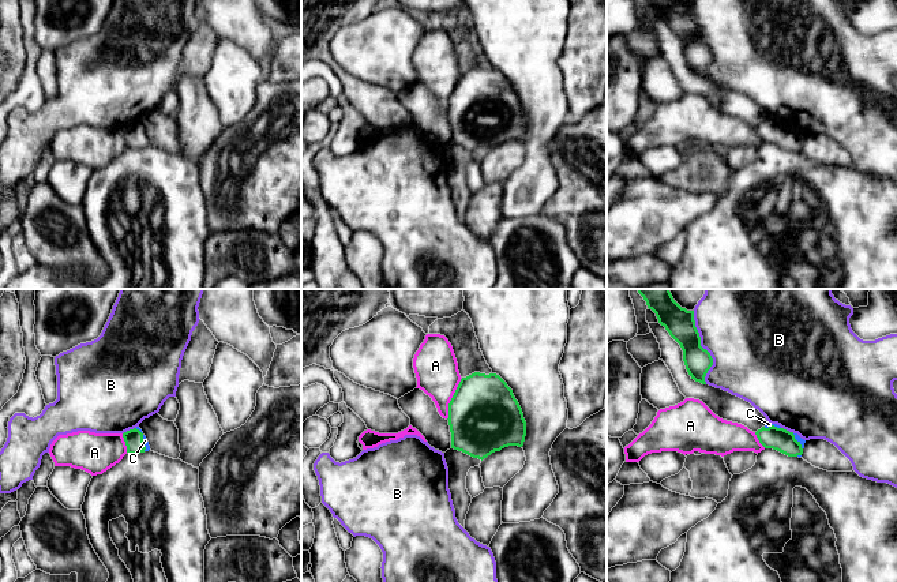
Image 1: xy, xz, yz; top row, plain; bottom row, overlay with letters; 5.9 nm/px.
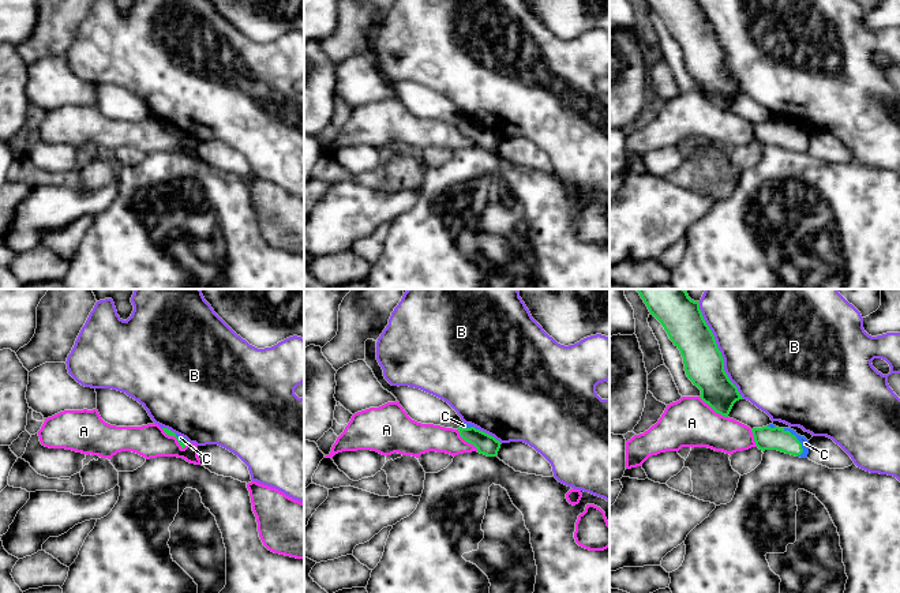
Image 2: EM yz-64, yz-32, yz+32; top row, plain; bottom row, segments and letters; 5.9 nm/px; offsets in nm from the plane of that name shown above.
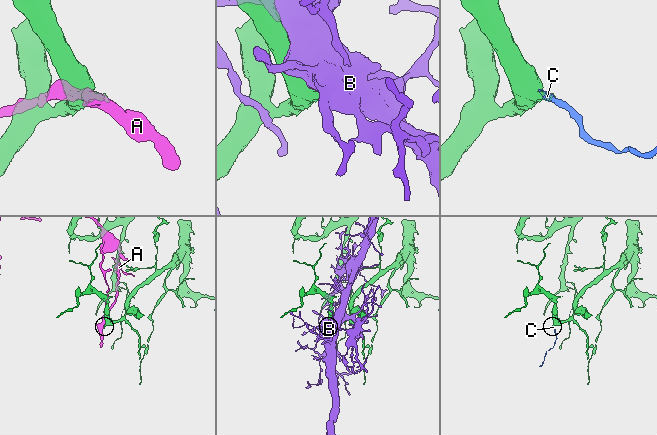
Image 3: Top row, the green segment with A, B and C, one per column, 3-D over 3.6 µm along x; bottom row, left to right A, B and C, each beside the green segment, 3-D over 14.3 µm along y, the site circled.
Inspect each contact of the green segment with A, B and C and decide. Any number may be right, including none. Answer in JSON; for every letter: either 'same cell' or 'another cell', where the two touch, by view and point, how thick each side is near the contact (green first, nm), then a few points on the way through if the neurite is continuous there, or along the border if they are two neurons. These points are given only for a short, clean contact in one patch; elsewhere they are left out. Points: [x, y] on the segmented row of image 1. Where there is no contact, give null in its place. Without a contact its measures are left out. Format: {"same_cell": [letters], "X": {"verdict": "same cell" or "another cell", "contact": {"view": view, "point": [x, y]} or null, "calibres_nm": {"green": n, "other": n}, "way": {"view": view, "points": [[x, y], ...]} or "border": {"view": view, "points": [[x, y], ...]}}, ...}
{"same_cell": ["C"], "A": {"verdict": "another cell", "contact": {"view": "xz", "point": [451, 398]}, "calibres_nm": {"green": 420, "other": 260}}, "B": {"verdict": "another cell", "contact": {"view": "yz", "point": [702, 348]}, "calibres_nm": {"green": 170, "other": 480}}, "C": {"verdict": "same cell", "contact": {"view": "xy", "point": [142, 439]}, "calibres_nm": {"green": 110, "other": 30}, "way": {"view": "xy", "points": [[134, 438], [142, 439], [145, 440]]}}}

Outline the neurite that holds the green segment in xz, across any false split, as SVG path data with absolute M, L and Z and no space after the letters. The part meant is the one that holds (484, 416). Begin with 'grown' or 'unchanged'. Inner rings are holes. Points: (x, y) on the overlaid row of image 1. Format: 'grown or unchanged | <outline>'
unchanged | M496 373L462 378L450 403L451 448L484 459L508 446L522 447L526 421L513 390Z

